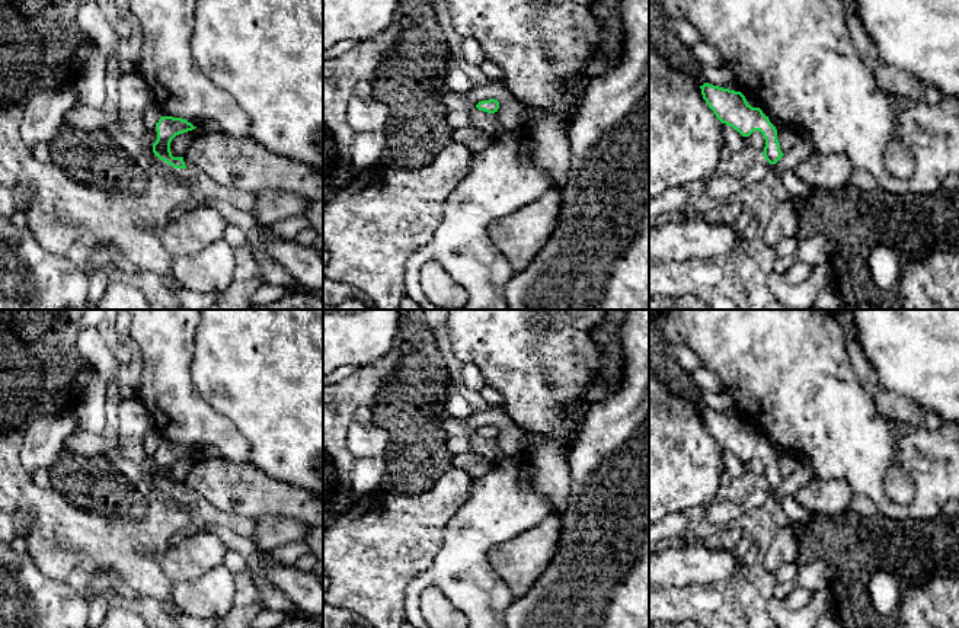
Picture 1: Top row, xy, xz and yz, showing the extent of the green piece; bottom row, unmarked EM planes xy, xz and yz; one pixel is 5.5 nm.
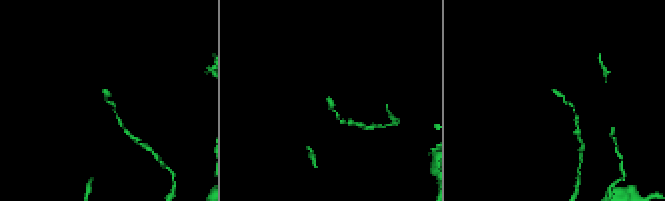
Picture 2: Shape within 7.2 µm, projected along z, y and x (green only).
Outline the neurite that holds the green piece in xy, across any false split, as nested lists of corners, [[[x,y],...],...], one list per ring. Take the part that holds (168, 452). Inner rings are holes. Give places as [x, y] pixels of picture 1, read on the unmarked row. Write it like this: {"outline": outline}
{"outline": [[[162,442],[159,448],[156,449],[157,465],[153,470],[154,481],[157,481],[160,486],[166,487],[172,493],[186,494],[183,483],[172,481],[170,468],[176,461],[192,456],[195,454],[196,452],[194,452],[186,445],[173,443],[173,442]]]}

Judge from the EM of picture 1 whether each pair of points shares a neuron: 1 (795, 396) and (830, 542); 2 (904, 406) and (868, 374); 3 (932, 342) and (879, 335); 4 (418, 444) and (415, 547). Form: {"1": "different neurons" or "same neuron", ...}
{"1": "different neurons", "2": "same neuron", "3": "same neuron", "4": "different neurons"}

